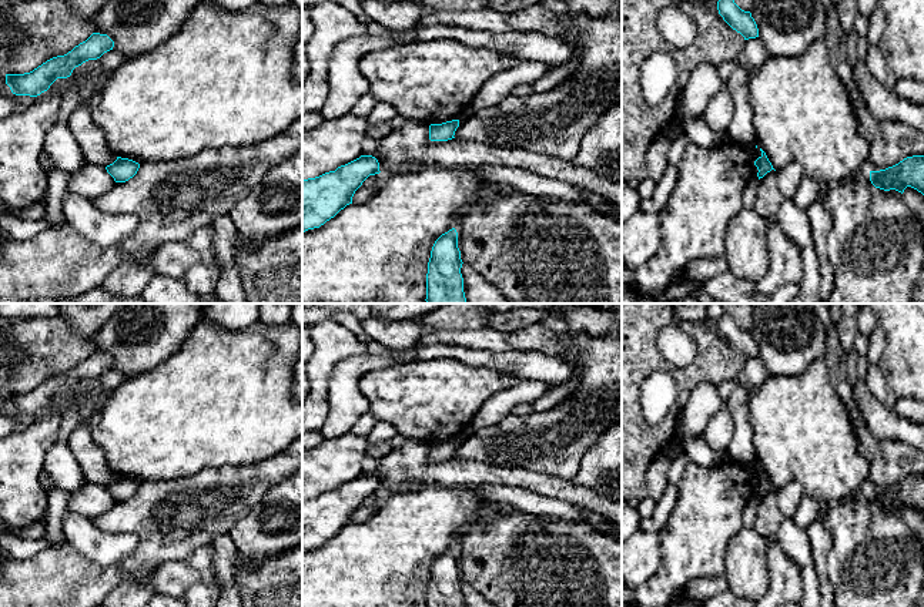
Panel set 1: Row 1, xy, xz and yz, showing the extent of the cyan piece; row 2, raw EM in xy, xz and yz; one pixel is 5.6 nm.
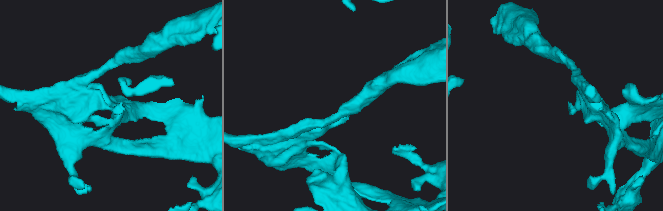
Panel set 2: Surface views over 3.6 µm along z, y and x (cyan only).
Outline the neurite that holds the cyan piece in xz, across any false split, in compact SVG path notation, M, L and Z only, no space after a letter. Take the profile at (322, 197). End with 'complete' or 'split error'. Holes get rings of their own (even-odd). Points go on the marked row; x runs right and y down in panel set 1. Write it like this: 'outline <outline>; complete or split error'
outline M372 155L359 158L302 181L302 234L319 228L341 209L352 204L355 191L369 177L379 174L379 162Z; complete

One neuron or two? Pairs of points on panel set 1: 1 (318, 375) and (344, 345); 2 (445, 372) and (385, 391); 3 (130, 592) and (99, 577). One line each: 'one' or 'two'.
1: one
2: one
3: two

